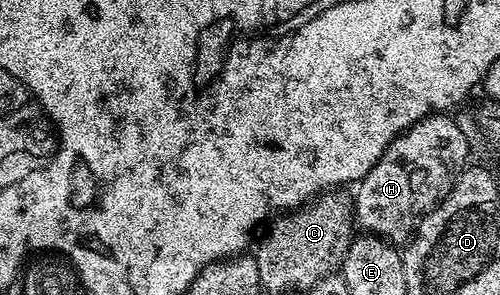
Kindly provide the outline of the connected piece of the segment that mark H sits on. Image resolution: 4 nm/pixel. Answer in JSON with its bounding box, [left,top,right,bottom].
[356,113,470,244]

